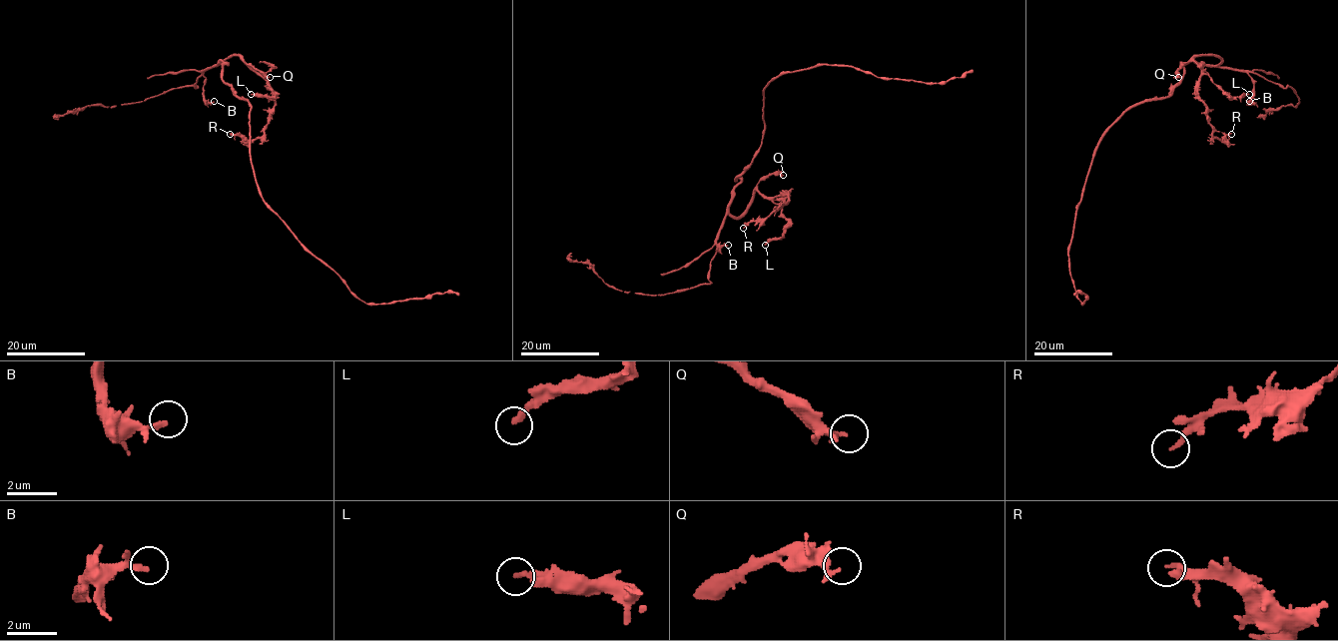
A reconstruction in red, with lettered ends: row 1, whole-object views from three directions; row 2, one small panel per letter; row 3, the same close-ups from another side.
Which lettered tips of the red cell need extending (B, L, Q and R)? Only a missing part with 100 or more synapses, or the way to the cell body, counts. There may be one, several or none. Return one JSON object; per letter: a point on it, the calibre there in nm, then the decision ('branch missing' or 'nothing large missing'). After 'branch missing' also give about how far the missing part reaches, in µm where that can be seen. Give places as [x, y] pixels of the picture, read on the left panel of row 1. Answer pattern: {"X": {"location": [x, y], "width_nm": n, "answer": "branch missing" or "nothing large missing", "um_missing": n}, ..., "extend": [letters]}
{"B": {"location": [214, 101], "width_nm": 130, "answer": "nothing large missing"}, "L": {"location": [251, 94], "width_nm": 190, "answer": "nothing large missing"}, "Q": {"location": [270, 77], "width_nm": 240, "answer": "nothing large missing"}, "R": {"location": [230, 134], "width_nm": 200, "answer": "nothing large missing"}, "extend": []}

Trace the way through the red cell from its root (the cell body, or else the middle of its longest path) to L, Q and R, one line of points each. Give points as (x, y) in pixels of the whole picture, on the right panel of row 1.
L: (1137, 103), (1164, 98), (1180, 81), (1183, 63), (1220, 62), (1197, 55), (1198, 66), (1225, 93), (1249, 94)
Q: (1137, 103), (1164, 98), (1180, 81), (1183, 63), (1217, 65), (1220, 60), (1195, 55), (1177, 71), (1178, 77)
R: (1137, 103), (1164, 98), (1183, 63), (1217, 65), (1214, 55), (1194, 58), (1198, 96), (1212, 136), (1231, 134)

